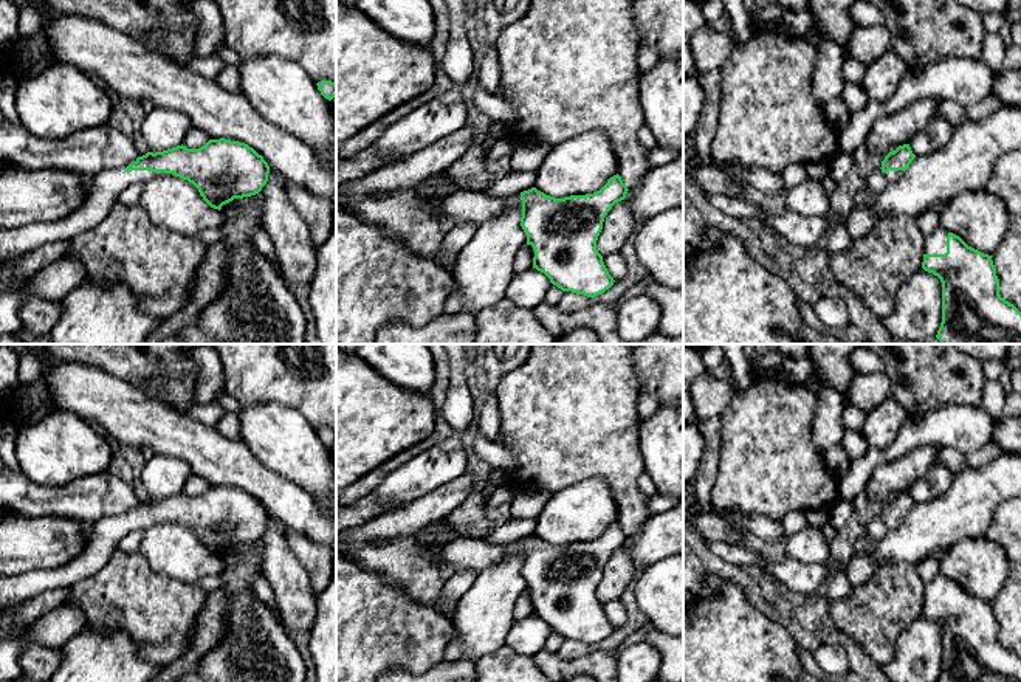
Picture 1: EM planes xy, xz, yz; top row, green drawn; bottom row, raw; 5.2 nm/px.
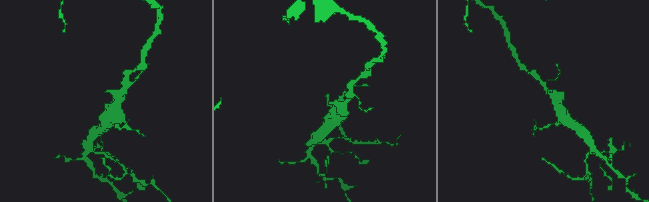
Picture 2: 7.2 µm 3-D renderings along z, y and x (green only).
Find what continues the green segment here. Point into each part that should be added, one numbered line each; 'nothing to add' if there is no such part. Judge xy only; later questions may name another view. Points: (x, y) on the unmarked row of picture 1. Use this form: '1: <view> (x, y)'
1: xy (104, 537)

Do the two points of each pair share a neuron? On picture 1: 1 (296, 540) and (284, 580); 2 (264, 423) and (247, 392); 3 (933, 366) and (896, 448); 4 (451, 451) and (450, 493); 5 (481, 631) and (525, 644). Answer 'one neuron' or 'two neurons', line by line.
1: two neurons
2: two neurons
3: two neurons
4: two neurons
5: two neurons

